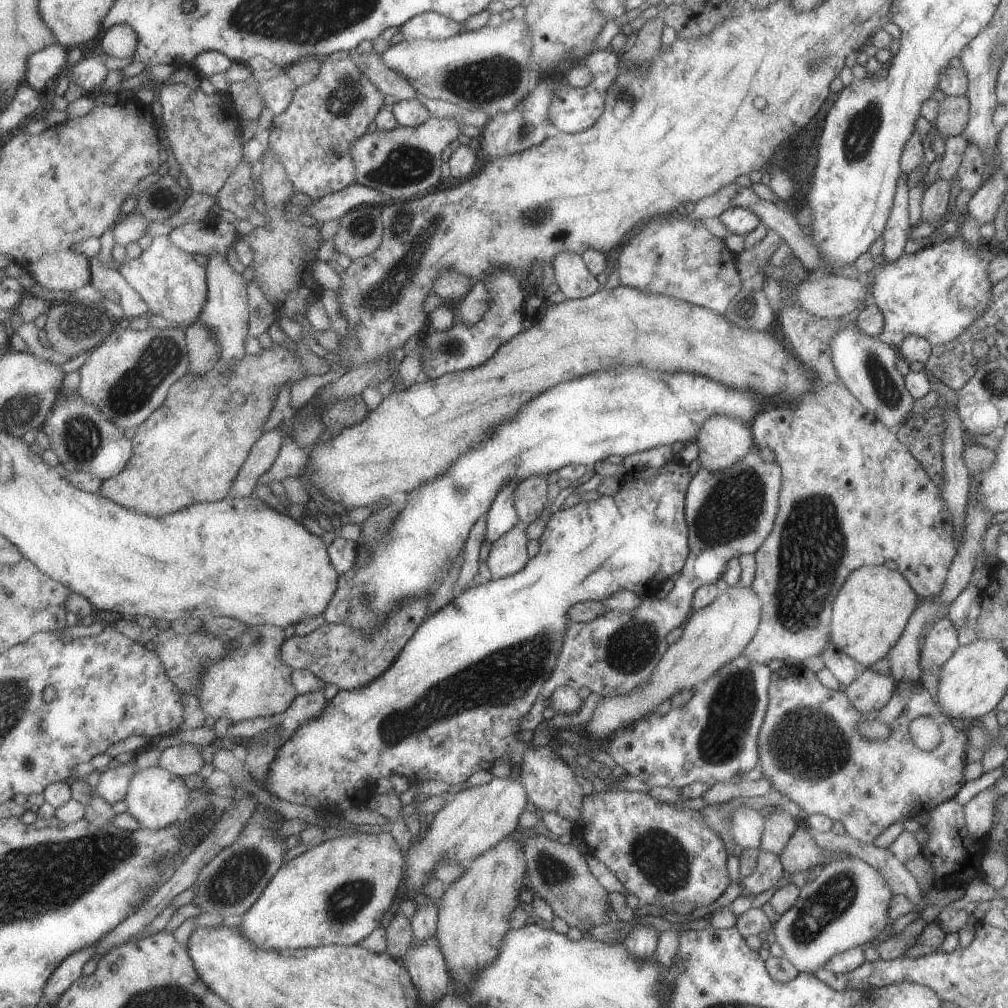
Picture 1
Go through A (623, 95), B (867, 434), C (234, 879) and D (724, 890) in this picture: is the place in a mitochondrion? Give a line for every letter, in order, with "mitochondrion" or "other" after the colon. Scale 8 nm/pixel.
A: other
B: other
C: mitochondrion
D: other

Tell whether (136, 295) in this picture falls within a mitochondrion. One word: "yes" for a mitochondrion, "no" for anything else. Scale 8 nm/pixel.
no

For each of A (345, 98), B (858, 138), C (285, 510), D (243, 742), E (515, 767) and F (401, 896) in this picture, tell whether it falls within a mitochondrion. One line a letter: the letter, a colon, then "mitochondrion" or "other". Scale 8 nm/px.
A: mitochondrion
B: mitochondrion
C: other
D: other
E: other
F: other

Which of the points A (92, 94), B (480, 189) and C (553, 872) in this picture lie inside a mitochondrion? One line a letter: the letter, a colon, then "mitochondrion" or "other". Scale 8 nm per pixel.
A: other
B: other
C: mitochondrion

